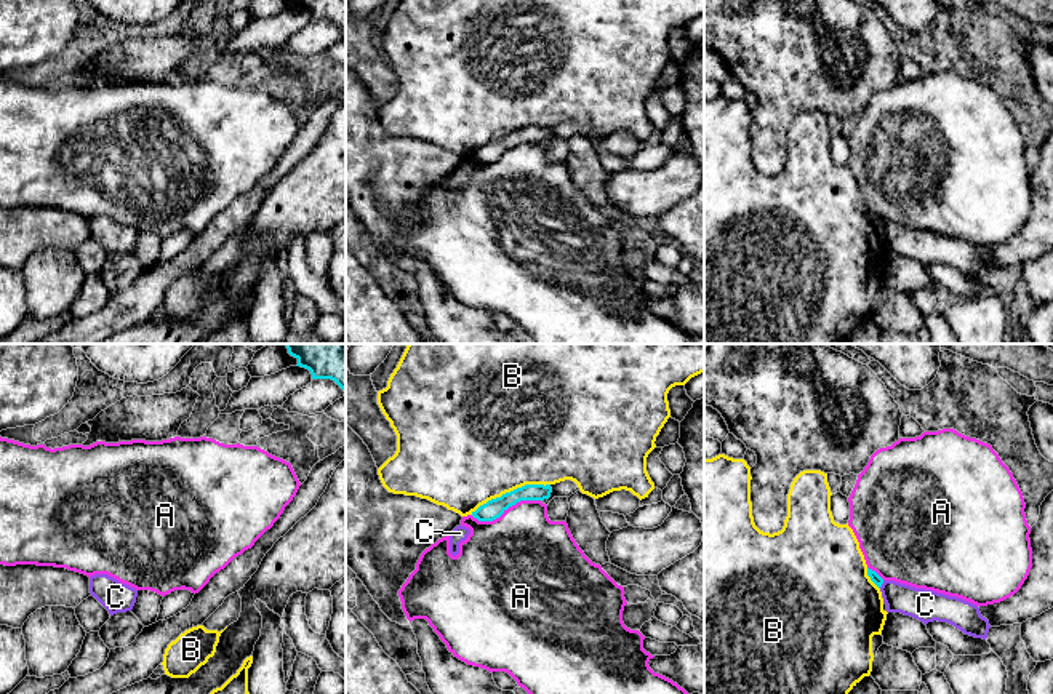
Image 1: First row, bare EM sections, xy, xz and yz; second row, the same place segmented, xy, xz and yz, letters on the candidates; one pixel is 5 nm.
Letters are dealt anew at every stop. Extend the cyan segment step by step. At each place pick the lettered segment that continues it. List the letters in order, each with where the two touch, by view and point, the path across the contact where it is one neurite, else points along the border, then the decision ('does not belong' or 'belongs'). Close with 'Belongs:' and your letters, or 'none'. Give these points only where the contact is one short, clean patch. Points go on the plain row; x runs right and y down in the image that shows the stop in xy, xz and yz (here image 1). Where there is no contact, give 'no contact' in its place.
A: contact xz (504, 151); does not belong
B: contact xz (511, 133); does not belong
C: contact yz (882, 224); border yz (884, 223), (879, 229); does not belong
Belongs: none

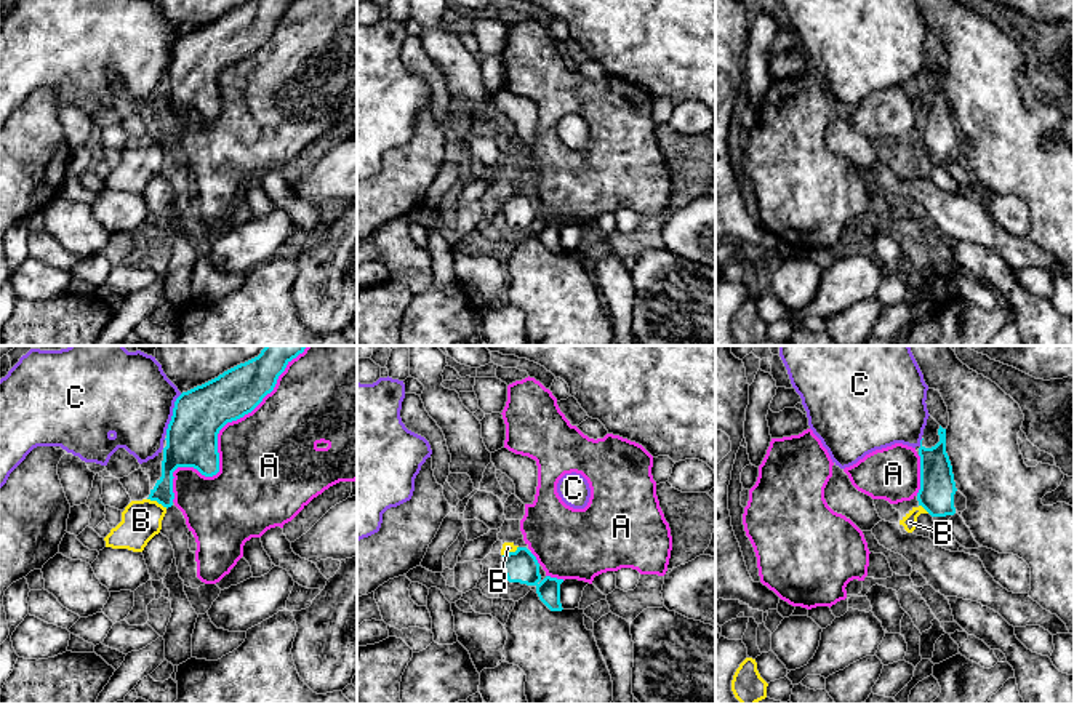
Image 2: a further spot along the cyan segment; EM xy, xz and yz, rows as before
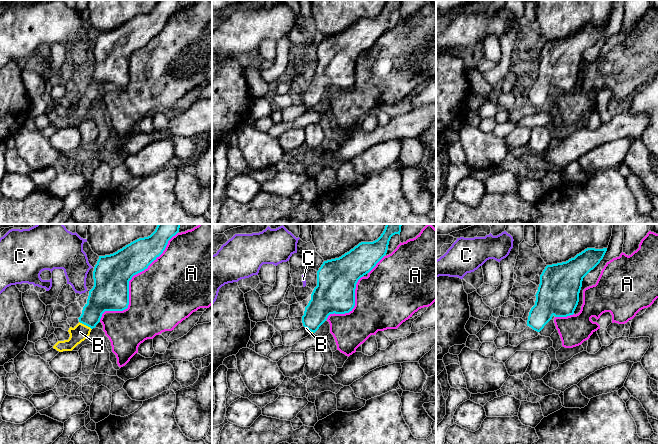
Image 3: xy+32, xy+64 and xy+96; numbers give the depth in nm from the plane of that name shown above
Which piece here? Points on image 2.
A: contact xy (216, 88); does not belong
B: contact xy (157, 143); way xy (175, 96), (157, 143), (141, 162); belongs
C: contact xy (173, 56); does not belong
Belongs: B

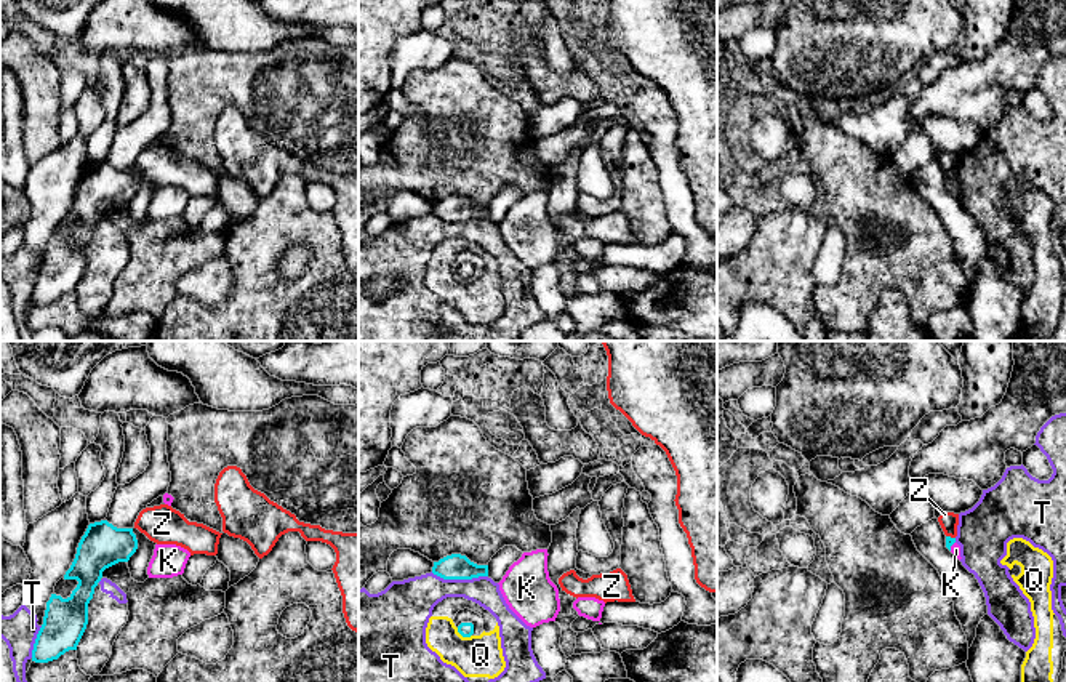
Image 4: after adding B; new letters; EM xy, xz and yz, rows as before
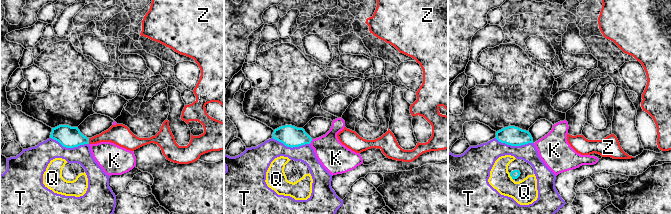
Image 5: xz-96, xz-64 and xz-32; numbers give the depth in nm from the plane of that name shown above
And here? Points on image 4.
K: contact yz (951, 186); way yz (949, 183), (951, 186), (956, 191); belongs
Q: contact xz (463, 277); border xz (456, 269), (463, 277), (471, 277); does not belong
T: contact xz (460, 220); does not belong
Z: contact yz (949, 178); does not belong
Belongs: K

